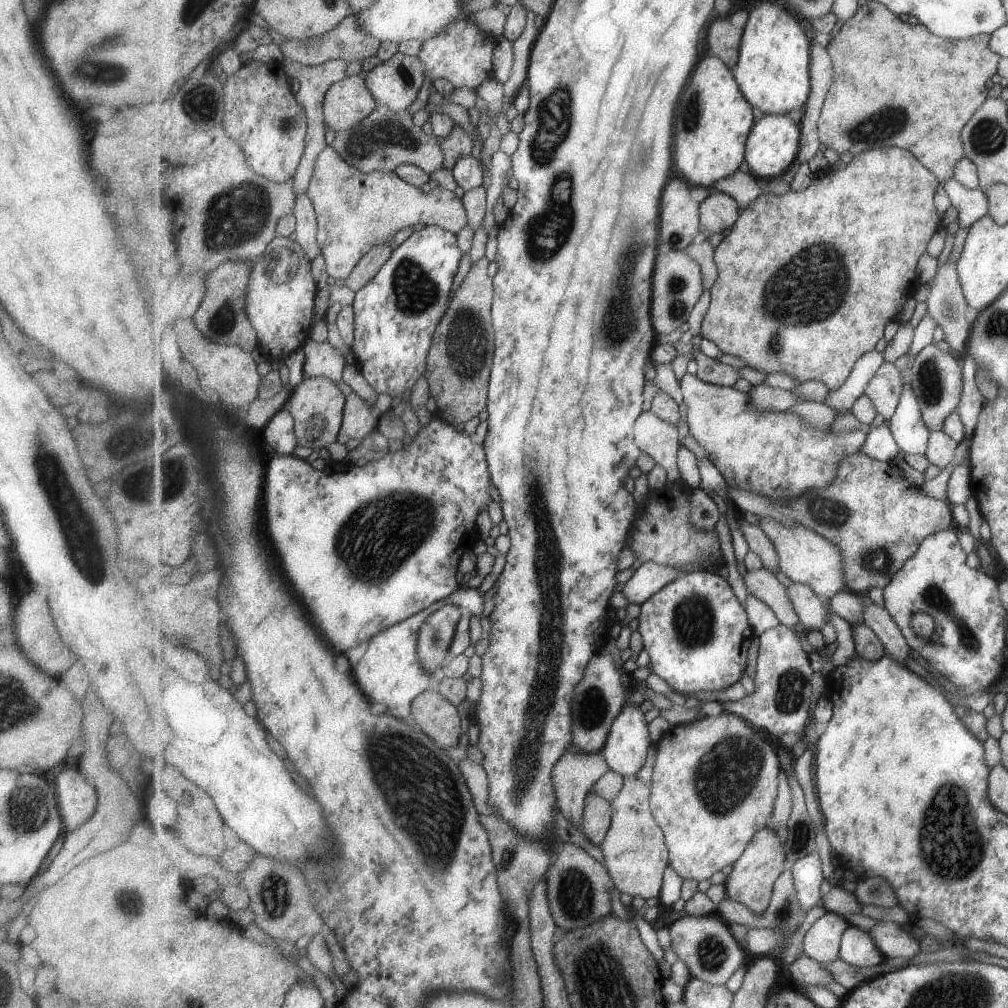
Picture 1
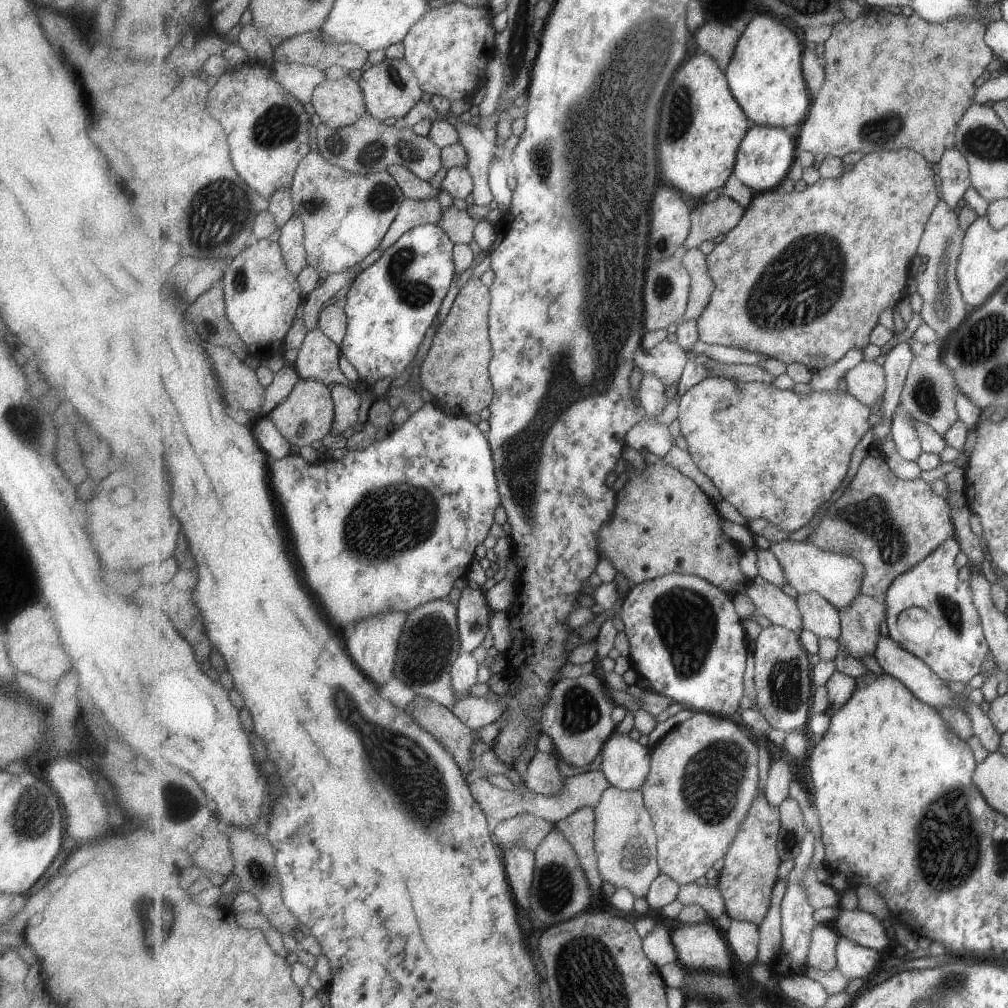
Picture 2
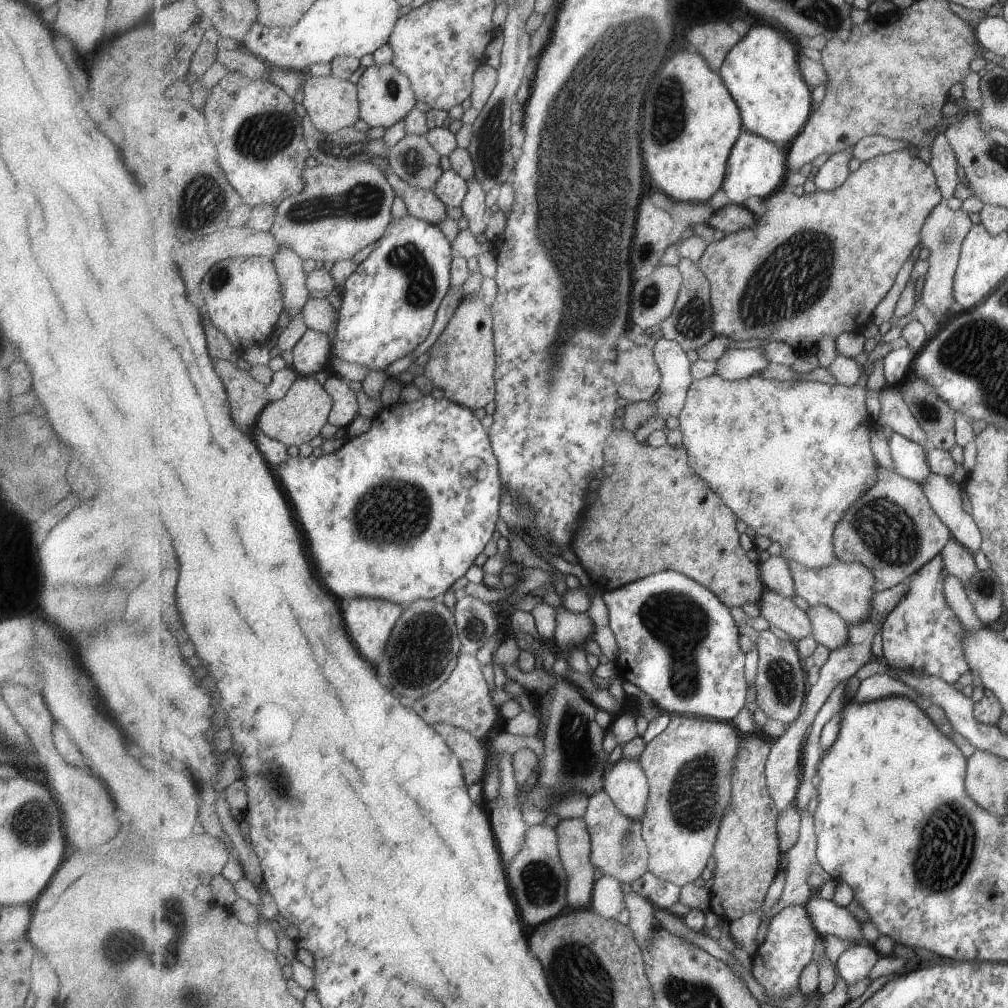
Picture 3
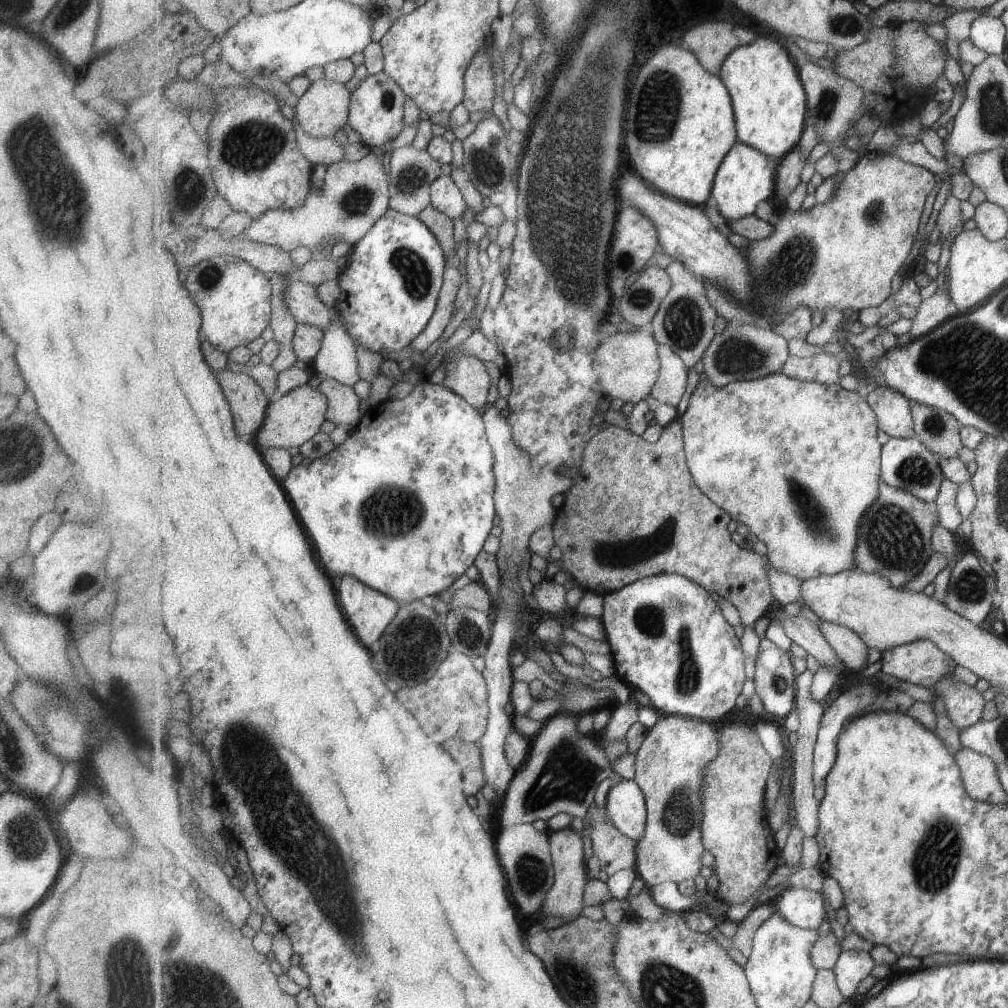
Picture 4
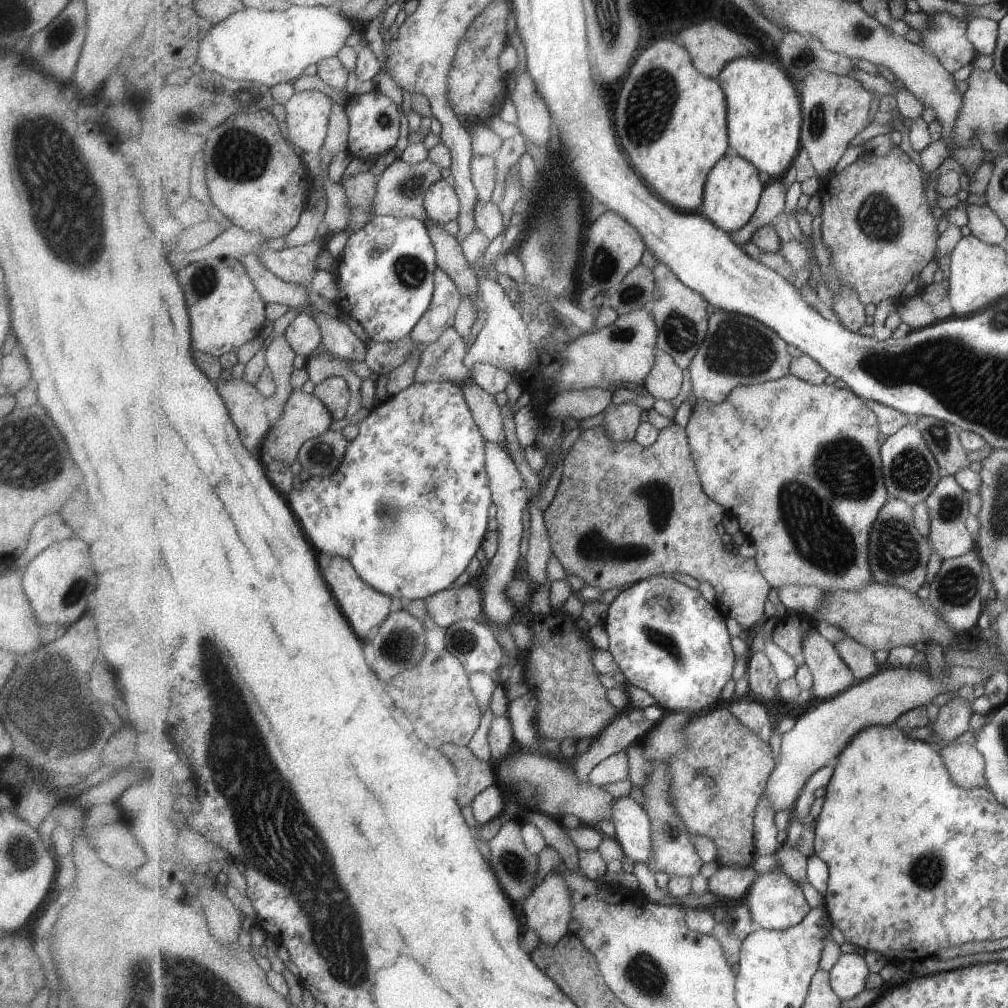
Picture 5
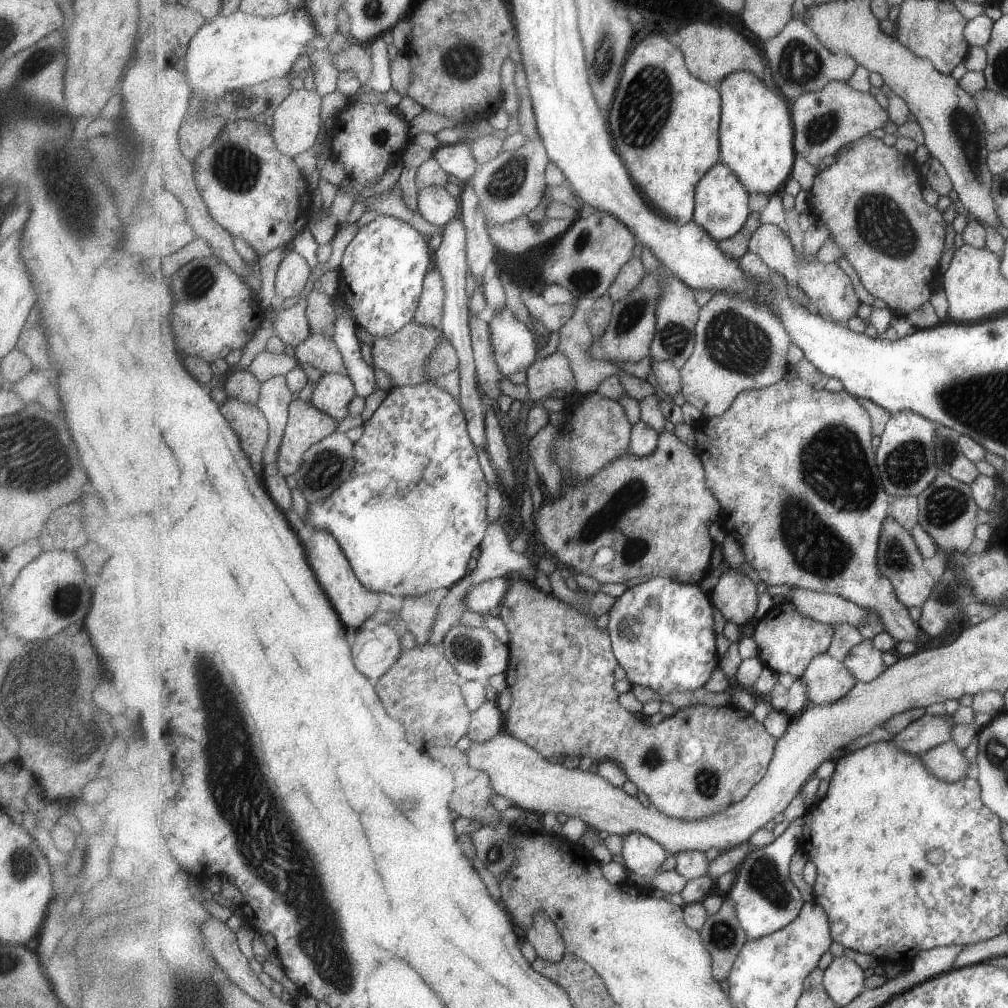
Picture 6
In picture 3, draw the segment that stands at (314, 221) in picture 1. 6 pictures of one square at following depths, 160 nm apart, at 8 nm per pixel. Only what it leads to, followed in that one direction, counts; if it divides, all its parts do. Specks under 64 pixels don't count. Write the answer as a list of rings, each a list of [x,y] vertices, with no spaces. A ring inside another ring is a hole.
[[[280,246],[274,256],[290,319],[301,312],[310,299],[311,292],[307,286],[308,276],[303,270],[303,260],[298,252],[289,247]]]

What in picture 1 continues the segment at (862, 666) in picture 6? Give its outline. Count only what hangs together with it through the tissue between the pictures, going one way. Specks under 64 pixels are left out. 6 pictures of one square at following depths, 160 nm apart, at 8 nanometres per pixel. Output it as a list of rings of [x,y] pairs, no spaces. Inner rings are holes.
[[[792,583],[786,588],[789,599],[796,609],[800,622],[809,630],[821,630],[830,621],[830,604],[823,597],[819,597],[809,584]]]

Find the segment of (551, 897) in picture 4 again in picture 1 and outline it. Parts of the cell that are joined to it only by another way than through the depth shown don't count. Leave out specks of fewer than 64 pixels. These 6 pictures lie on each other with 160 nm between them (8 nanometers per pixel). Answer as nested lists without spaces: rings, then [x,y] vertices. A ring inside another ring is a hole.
[[[591,791],[586,798],[585,812],[584,824],[580,831],[589,838],[589,842],[601,846],[612,828],[612,802]]]

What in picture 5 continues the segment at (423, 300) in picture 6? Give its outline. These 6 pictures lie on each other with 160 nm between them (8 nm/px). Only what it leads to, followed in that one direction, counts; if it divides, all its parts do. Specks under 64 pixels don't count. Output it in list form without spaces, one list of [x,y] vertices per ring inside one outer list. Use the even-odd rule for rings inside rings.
[[[440,267],[435,272],[435,291],[429,311],[425,312],[420,324],[411,332],[411,338],[423,347],[439,340],[445,330],[455,324],[462,296],[451,276]]]

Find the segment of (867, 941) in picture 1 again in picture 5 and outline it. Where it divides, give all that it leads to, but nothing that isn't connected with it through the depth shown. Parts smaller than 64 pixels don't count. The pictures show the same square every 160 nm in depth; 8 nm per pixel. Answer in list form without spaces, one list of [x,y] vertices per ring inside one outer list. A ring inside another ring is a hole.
[[[844,953],[830,973],[831,984],[835,992],[844,1001],[848,1001],[865,990],[869,966],[863,955]]]

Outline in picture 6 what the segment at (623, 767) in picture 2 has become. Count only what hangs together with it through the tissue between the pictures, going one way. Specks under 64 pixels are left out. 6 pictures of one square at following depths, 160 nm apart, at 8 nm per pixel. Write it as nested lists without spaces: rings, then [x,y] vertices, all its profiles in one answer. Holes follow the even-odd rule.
[[[631,832],[625,836],[622,856],[629,873],[639,874],[641,880],[647,876],[661,874],[661,866],[669,857],[668,852],[659,844],[639,832]]]

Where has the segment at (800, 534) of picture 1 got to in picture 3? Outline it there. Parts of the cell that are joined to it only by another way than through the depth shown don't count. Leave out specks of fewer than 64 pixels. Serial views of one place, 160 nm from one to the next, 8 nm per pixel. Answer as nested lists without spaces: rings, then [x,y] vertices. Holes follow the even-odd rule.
[[[839,558],[825,568],[809,568],[796,560],[788,563],[794,576],[796,594],[804,598],[809,606],[829,605],[829,608],[836,610],[841,618],[853,626],[858,622],[870,620],[873,595],[876,593],[876,576],[872,569],[864,564],[845,562]]]

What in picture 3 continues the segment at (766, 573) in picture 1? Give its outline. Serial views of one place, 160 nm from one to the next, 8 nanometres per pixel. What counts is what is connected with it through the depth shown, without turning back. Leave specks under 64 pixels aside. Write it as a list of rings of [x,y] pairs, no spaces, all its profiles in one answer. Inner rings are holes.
[[[767,589],[762,594],[760,602],[759,614],[763,615],[774,627],[788,634],[794,642],[813,634],[809,613],[801,610],[791,598]]]

